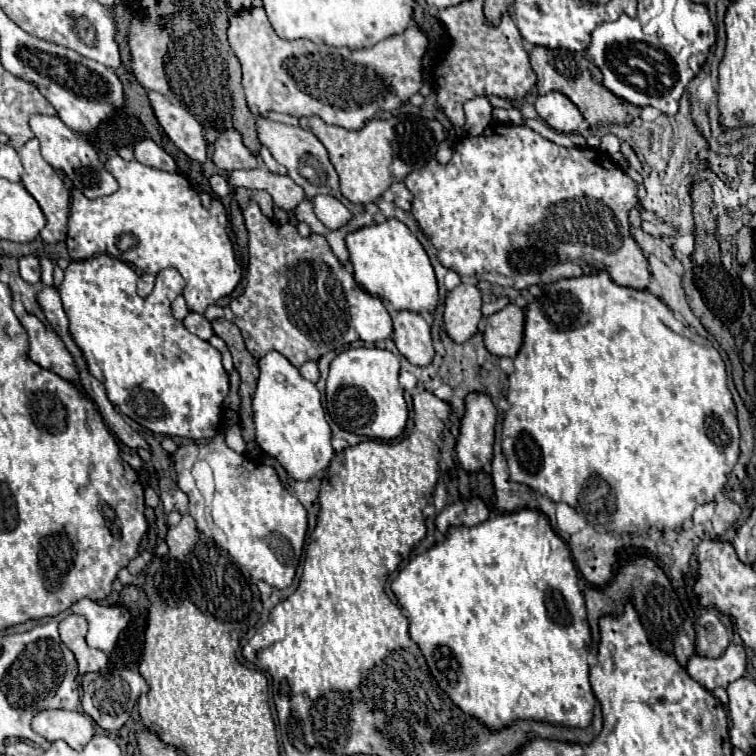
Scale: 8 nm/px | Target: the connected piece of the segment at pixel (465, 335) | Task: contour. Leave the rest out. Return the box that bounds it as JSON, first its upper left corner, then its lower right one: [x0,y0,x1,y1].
[443,284,481,344]

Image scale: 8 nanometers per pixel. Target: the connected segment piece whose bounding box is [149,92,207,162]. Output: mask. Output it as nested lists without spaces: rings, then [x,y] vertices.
[[[149,92],[149,102],[155,112],[155,118],[159,120],[161,128],[169,136],[169,140],[179,150],[185,150],[185,154],[191,160],[205,162],[207,144],[203,140],[203,132],[201,132],[203,128],[195,120],[195,116],[191,116],[191,112],[187,112],[187,108],[183,108],[181,104],[173,104],[167,96],[163,96],[159,92]]]

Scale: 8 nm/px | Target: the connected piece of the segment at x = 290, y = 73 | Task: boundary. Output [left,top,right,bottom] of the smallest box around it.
[227,8,429,130]

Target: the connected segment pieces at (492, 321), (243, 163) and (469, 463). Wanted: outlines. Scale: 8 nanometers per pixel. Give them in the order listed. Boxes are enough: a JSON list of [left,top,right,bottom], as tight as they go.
[[483,304,523,358],[213,128,259,170],[457,392,497,470]]

